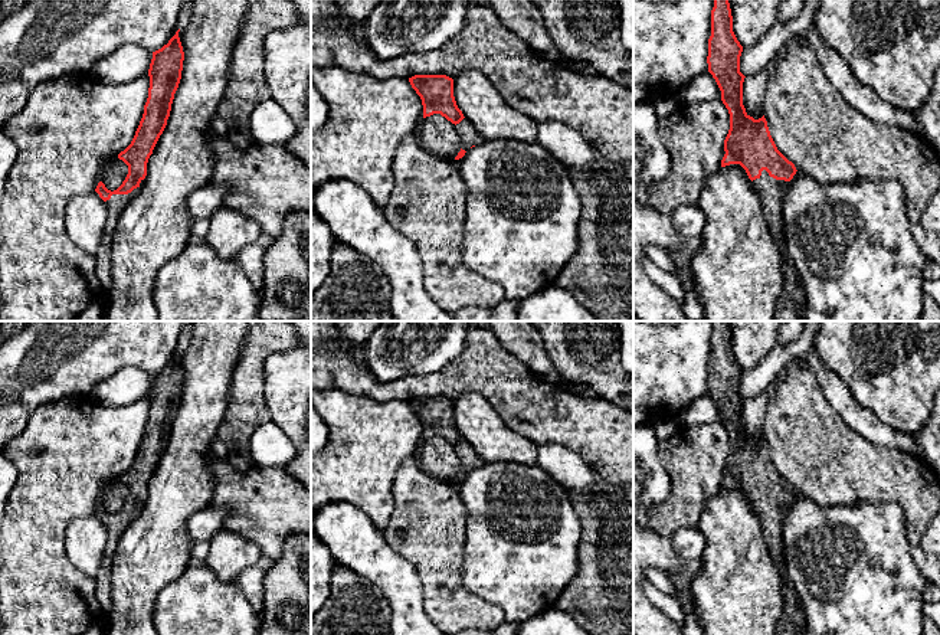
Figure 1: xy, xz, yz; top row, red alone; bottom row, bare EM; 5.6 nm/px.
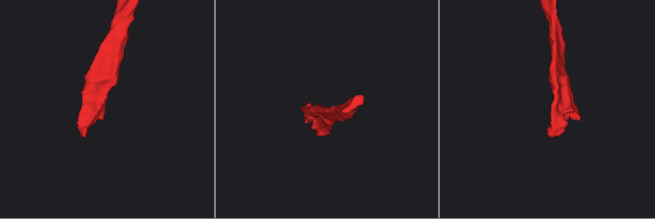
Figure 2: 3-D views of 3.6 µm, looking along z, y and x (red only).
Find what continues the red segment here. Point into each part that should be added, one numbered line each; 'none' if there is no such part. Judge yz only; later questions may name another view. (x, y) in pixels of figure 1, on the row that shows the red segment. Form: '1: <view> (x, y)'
1: yz (769, 190)

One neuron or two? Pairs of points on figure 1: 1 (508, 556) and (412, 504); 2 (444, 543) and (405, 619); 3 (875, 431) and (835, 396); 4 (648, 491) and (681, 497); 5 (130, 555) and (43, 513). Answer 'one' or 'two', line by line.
1: two
2: two
3: one
4: two
5: two

